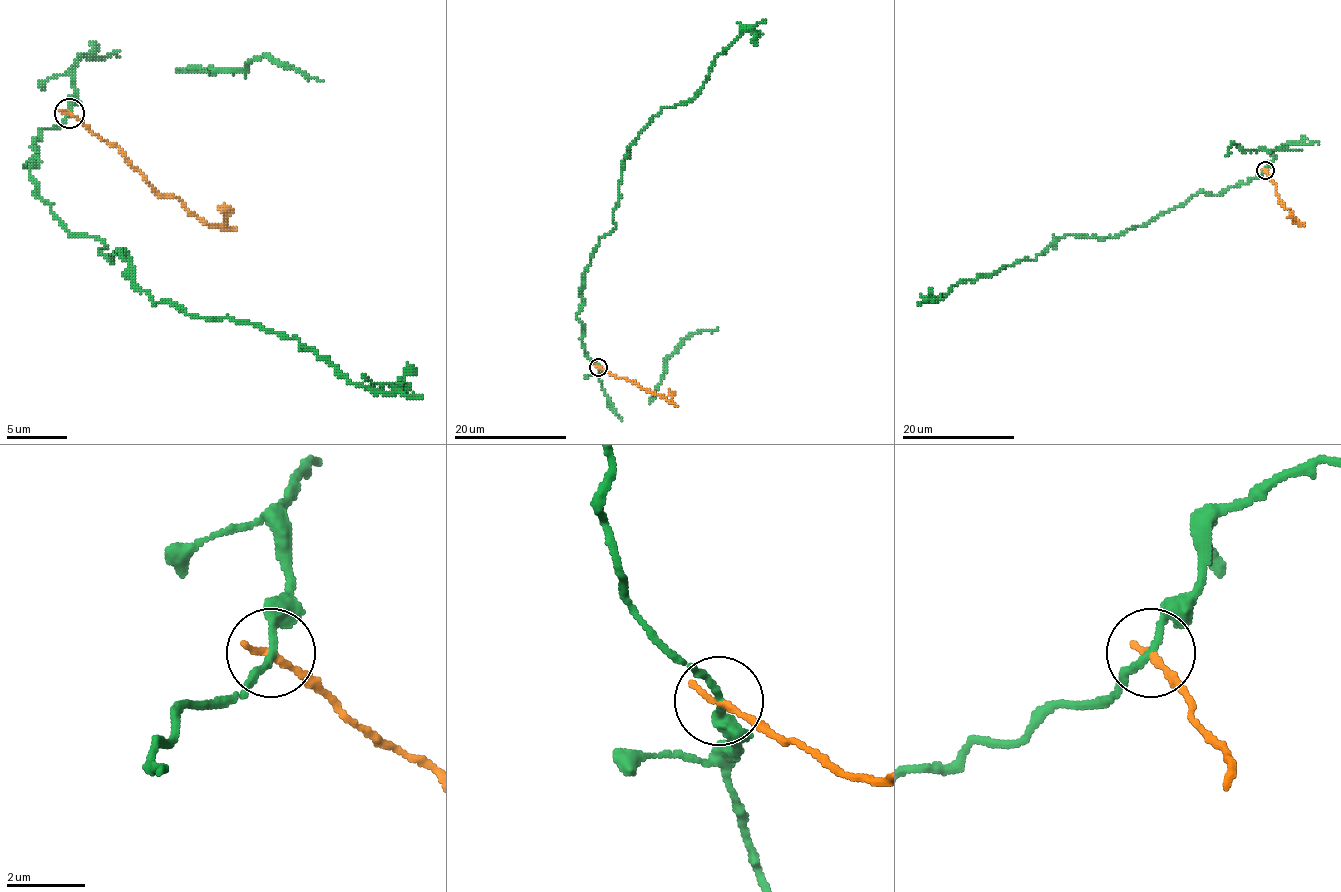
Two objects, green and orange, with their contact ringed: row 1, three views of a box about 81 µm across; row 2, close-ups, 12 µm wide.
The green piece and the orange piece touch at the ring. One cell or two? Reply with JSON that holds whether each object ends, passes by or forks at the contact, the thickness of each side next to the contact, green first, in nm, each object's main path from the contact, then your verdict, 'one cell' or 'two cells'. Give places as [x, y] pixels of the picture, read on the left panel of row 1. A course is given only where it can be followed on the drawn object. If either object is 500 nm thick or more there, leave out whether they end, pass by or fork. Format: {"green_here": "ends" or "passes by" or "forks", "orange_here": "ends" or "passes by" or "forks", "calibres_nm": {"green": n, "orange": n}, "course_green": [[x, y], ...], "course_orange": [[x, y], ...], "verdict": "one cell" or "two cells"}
{"green_here": "passes by", "orange_here": "ends", "calibres_nm": {"green": 160, "orange": 190}, "course_green": [[68, 113], [23, 164], [35, 194], [155, 302], [260, 323], [353, 383], [401, 377]], "course_orange": [[68, 113], [116, 146], [161, 194], [173, 194], [209, 224], [221, 224], [224, 212], [218, 206]], "verdict": "two cells"}

